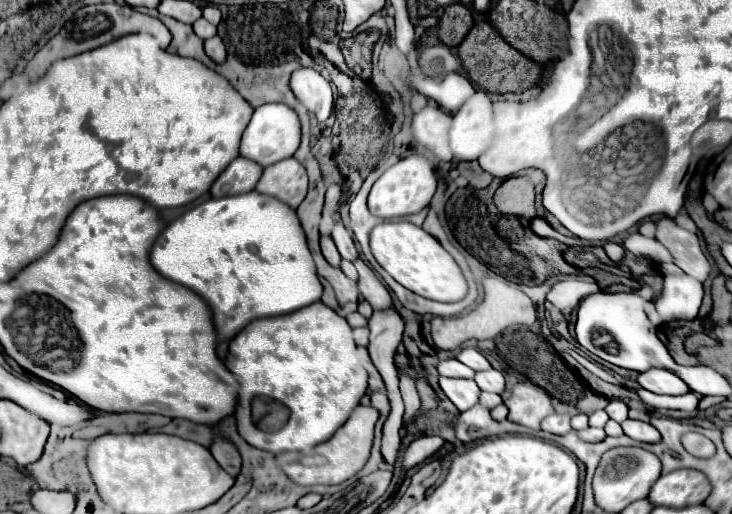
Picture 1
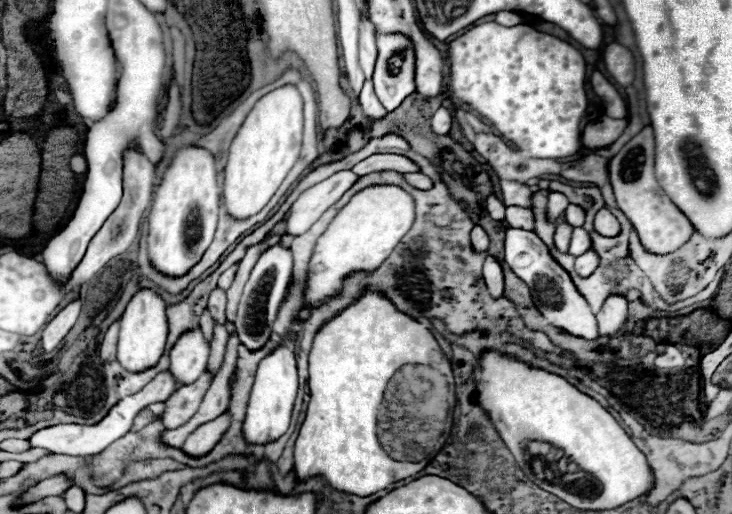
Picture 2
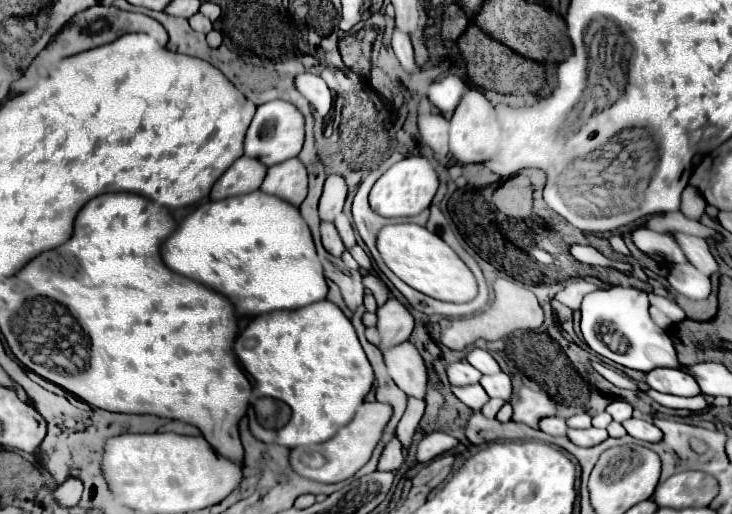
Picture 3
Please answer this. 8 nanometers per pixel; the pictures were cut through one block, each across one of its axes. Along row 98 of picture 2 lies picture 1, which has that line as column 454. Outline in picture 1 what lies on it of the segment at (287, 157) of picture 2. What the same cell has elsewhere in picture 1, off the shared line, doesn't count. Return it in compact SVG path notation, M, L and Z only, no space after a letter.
M406 220L382 222L370 234L370 248L378 264L404 288L438 302L456 302L468 294L468 282L456 260L442 248L442 244Z

